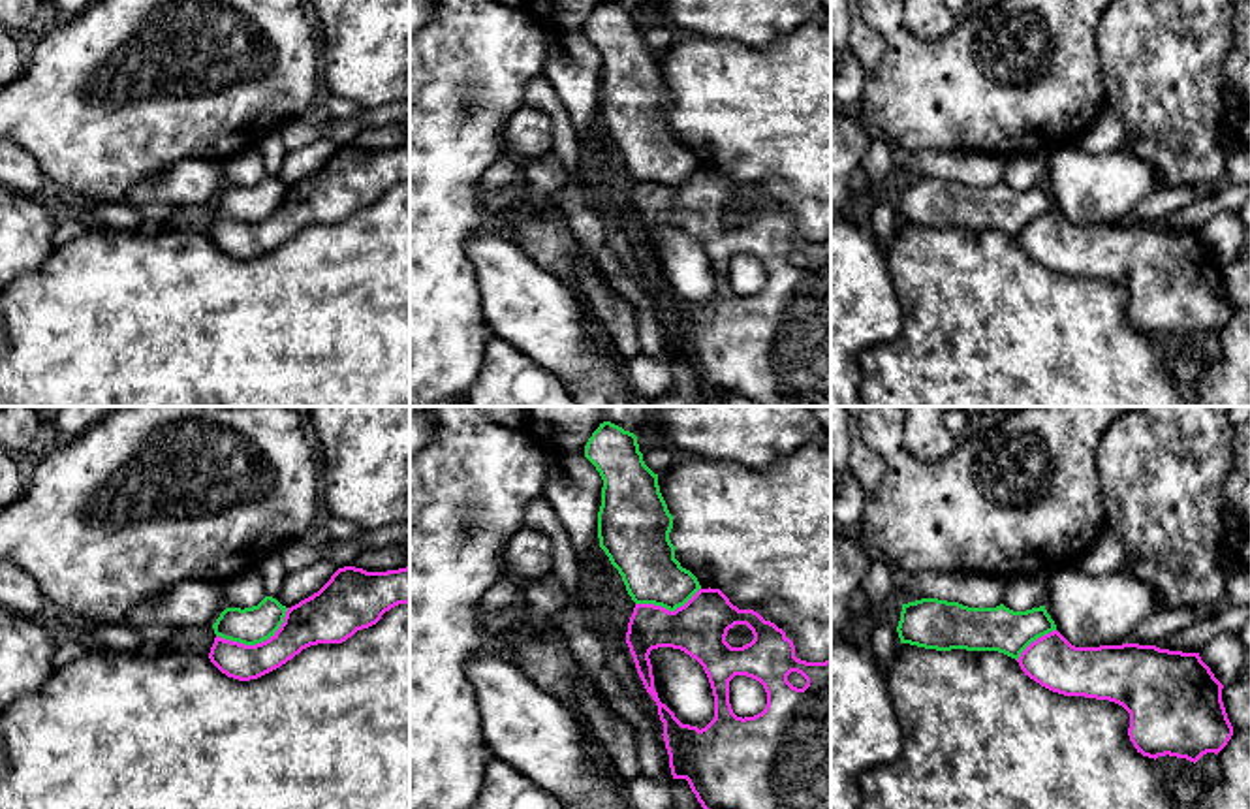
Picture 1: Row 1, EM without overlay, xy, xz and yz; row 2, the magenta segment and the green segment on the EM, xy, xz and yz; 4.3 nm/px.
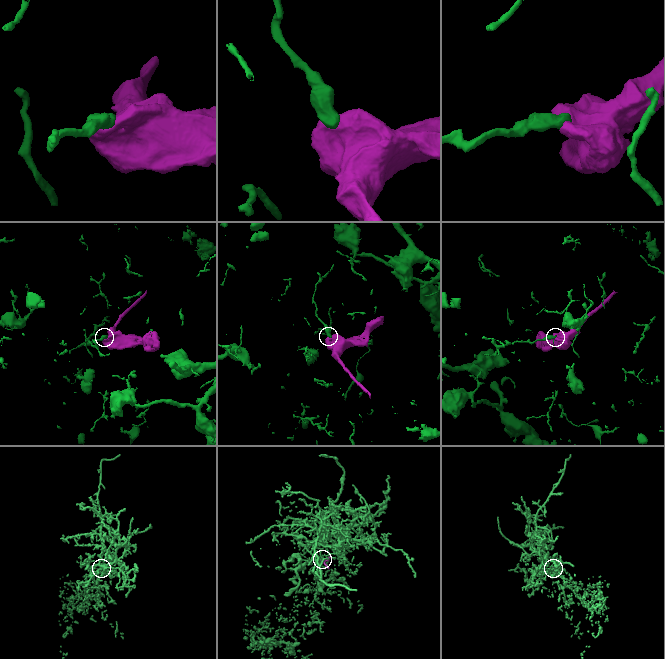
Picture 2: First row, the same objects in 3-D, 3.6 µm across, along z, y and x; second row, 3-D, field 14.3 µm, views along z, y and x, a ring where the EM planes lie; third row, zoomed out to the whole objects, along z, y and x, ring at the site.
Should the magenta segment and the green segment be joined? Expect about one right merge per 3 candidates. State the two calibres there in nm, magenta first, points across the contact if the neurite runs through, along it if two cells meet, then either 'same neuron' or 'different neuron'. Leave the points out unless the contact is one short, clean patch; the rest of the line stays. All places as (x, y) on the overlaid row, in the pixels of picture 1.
190/160 nm | along xy (288, 608), (282, 623), (260, 642), (239, 644), (217, 636) | different neuron

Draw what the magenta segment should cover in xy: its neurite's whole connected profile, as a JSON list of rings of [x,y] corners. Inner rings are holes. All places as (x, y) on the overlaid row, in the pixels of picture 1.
[[[344,566],[318,593],[288,608],[284,623],[269,640],[244,645],[216,636],[209,658],[227,677],[258,679],[310,645],[346,642],[408,602],[410,566],[387,572]]]

